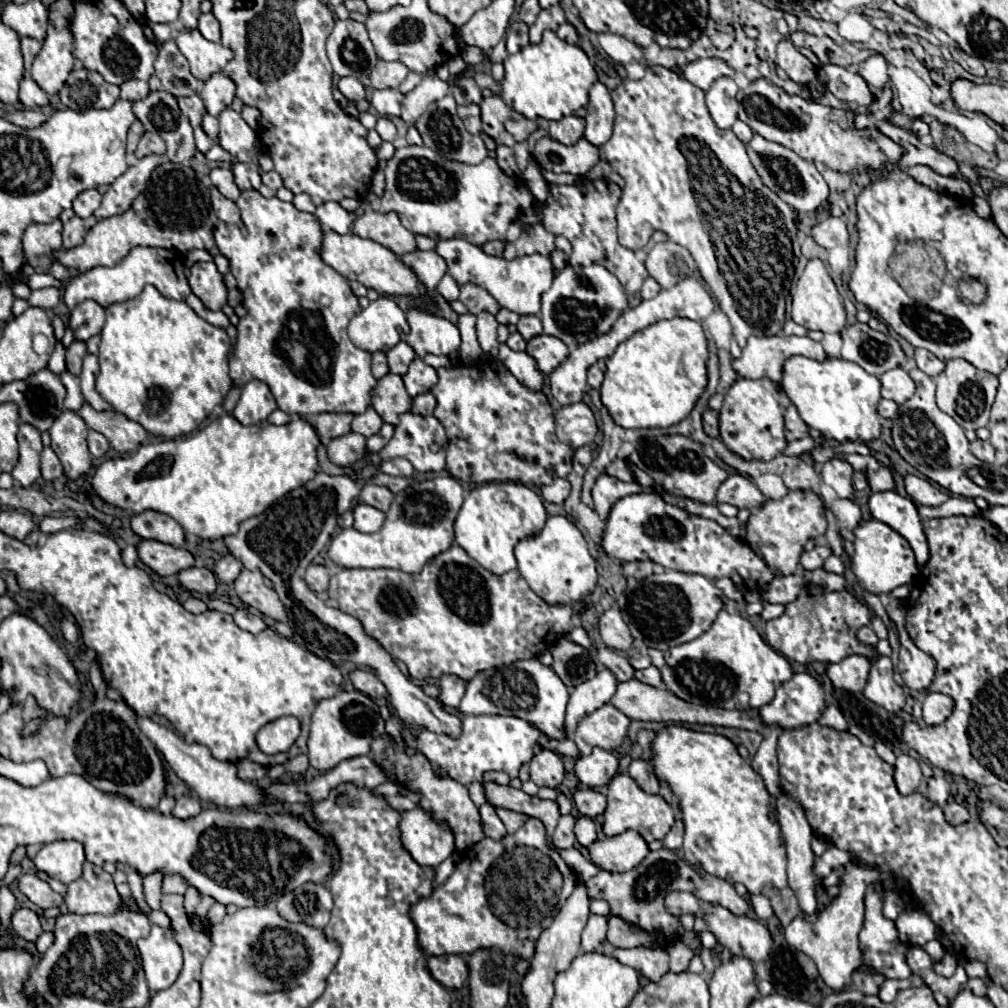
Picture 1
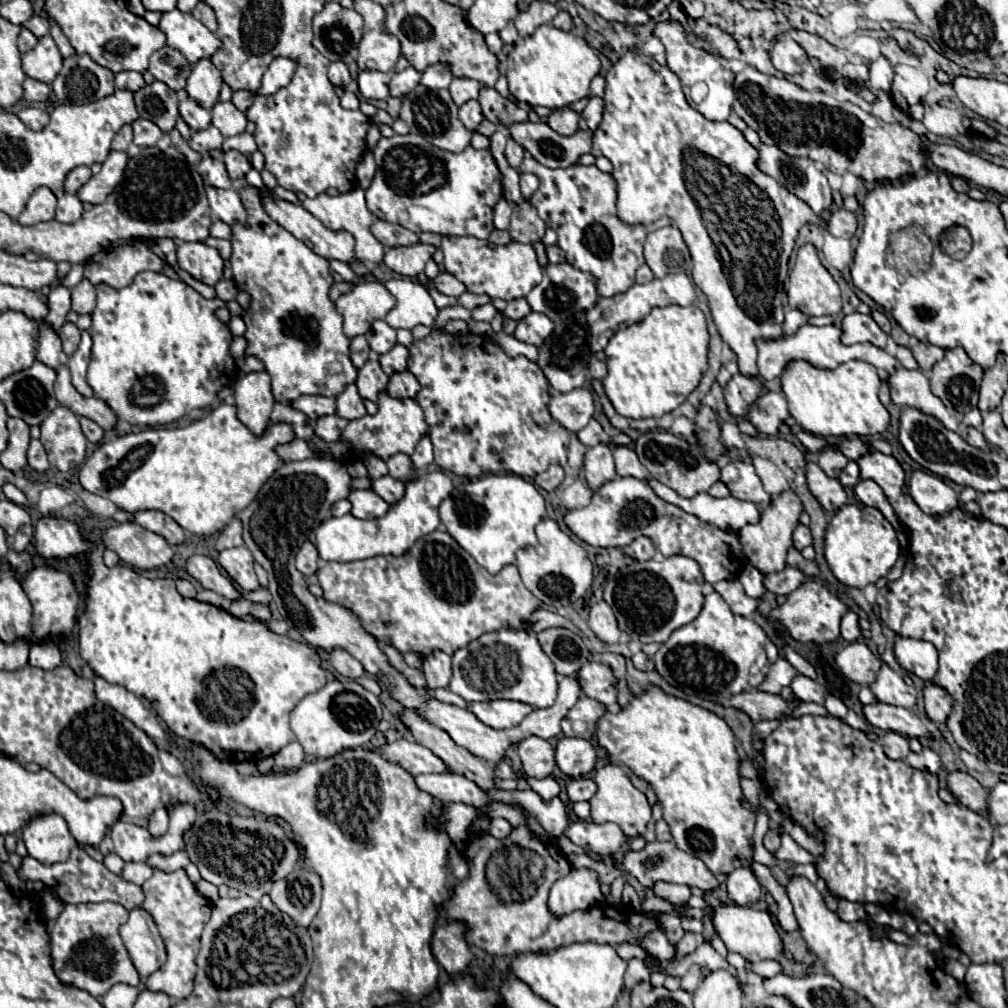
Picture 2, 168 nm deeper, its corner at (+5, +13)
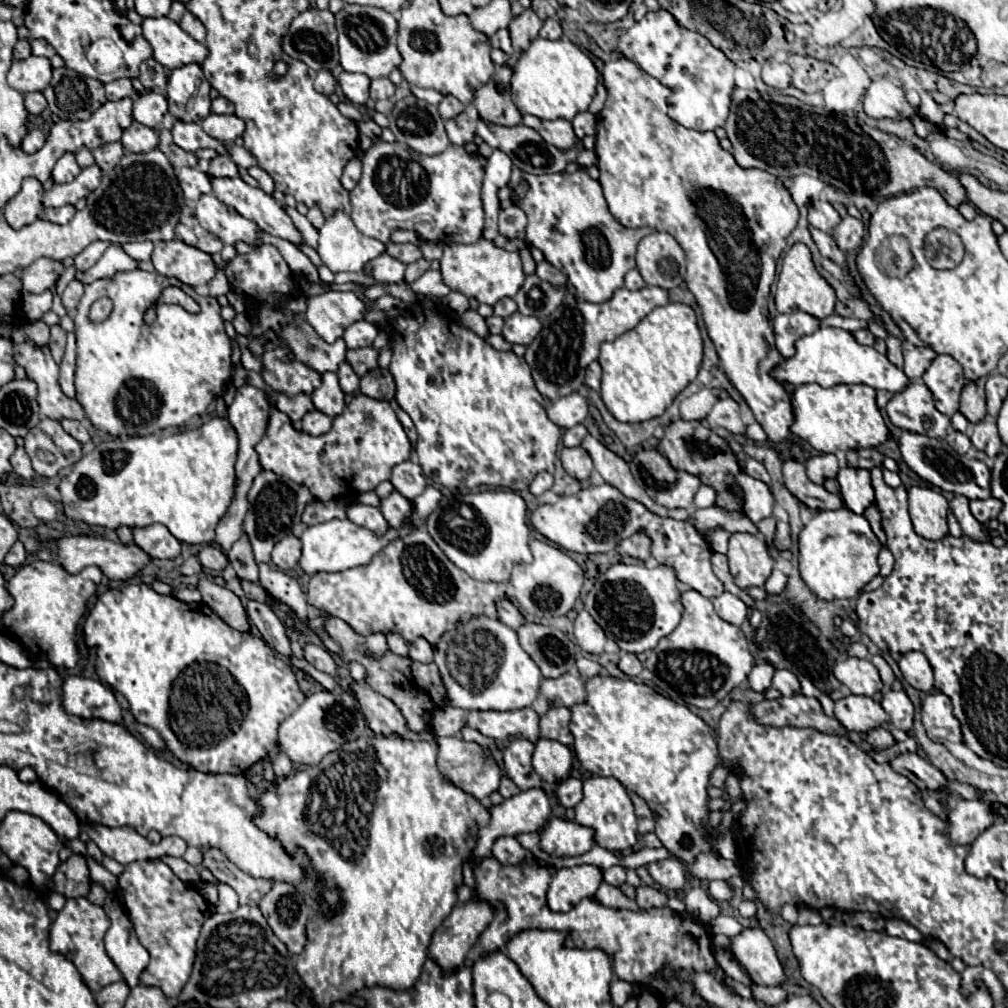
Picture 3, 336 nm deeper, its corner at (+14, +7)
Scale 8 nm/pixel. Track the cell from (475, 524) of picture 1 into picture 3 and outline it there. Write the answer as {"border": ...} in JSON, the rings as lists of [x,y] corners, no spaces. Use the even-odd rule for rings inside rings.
{"border":[[[486,489],[478,493],[466,493],[466,495],[456,495],[452,499],[444,497],[438,507],[430,513],[430,519],[426,521],[426,529],[432,535],[432,539],[438,543],[438,547],[448,555],[448,559],[466,571],[472,579],[476,581],[508,581],[510,571],[514,563],[530,563],[532,553],[528,549],[528,539],[530,539],[530,529],[528,529],[528,509],[526,501],[514,493],[514,491],[504,491],[504,489]]]}

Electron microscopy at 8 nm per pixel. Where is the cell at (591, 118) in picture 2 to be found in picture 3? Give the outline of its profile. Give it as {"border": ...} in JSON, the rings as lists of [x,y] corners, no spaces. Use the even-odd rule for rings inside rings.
{"border":[[[590,111],[578,113],[572,119],[572,127],[576,135],[594,135],[596,133],[596,115],[592,115]]]}

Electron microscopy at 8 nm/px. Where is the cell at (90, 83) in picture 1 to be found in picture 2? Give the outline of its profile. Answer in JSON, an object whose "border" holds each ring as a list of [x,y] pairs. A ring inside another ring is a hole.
{"border":[[[71,55],[63,59],[63,69],[51,83],[59,101],[91,103],[99,101],[115,91],[113,73],[97,65],[87,55]]]}

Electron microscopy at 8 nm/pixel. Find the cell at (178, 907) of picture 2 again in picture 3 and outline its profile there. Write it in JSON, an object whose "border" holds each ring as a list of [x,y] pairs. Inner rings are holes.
{"border":[[[134,861],[126,865],[126,871],[118,877],[122,905],[134,923],[134,931],[140,943],[150,953],[150,965],[140,975],[140,983],[158,987],[168,999],[180,995],[186,985],[192,963],[196,957],[196,939],[204,923],[206,903],[198,905],[198,889],[180,881],[172,869],[162,861]]]}

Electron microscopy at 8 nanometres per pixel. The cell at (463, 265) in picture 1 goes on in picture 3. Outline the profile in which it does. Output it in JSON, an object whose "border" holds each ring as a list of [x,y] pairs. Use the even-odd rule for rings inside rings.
{"border":[[[480,239],[472,245],[448,243],[444,245],[444,255],[440,259],[440,273],[444,275],[444,283],[466,297],[476,297],[480,303],[496,305],[504,297],[514,297],[522,287],[526,275],[522,271],[522,261],[518,253],[494,247],[492,241]]]}

